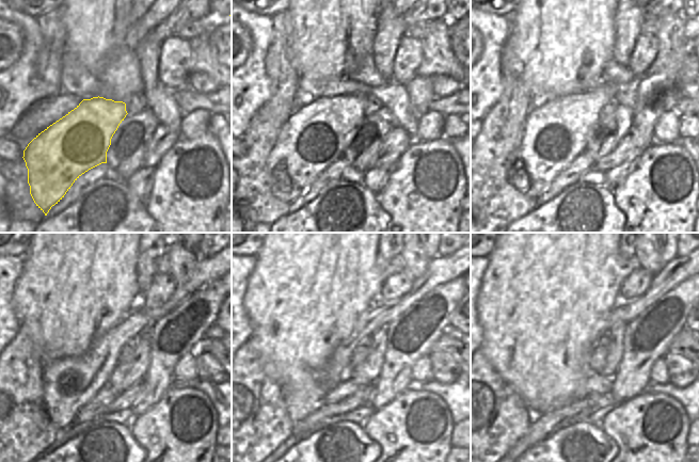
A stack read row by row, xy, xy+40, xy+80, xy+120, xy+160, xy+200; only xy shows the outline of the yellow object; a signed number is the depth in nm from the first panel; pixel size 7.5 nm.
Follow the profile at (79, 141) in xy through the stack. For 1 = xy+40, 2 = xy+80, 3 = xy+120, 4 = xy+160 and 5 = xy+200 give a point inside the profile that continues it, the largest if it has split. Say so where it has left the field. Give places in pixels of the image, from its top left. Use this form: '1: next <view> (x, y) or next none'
1: next xy+40 (317, 133)
2: next xy+80 (555, 133)
3: next xy+120 (69, 383)
4: next xy+160 (304, 391)
5: next xy+200 (680, 269)

